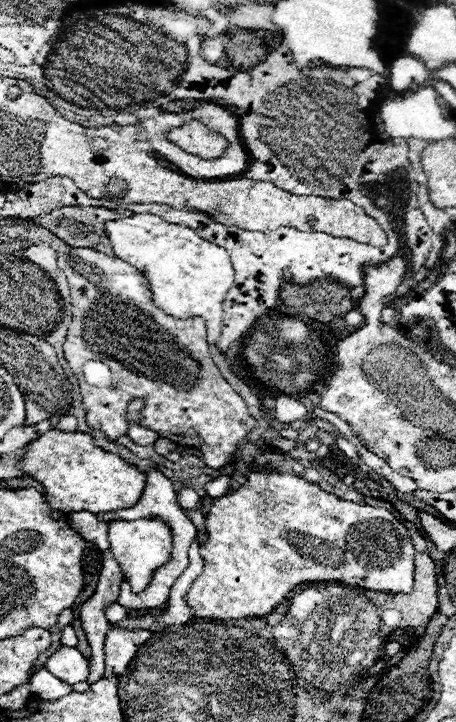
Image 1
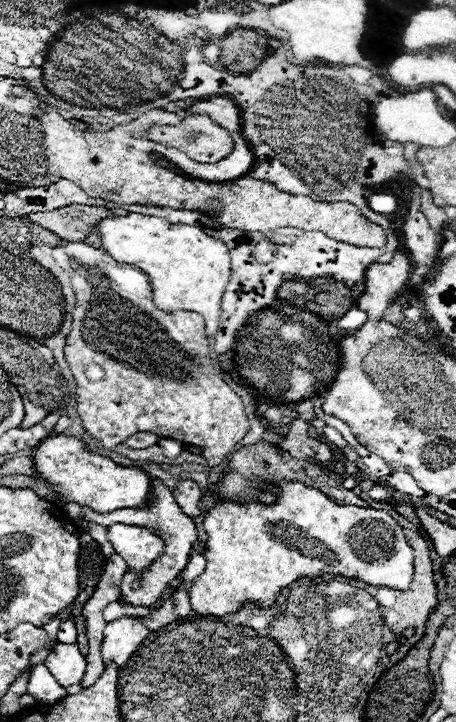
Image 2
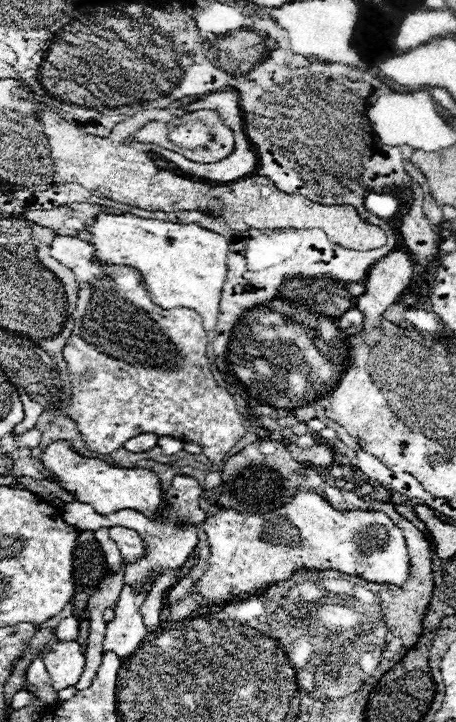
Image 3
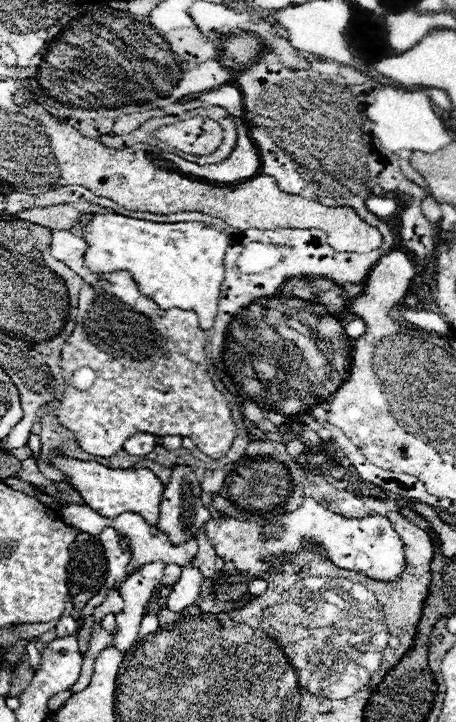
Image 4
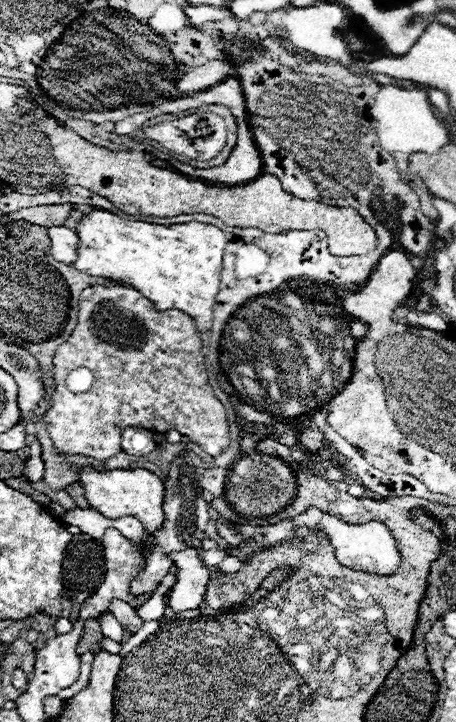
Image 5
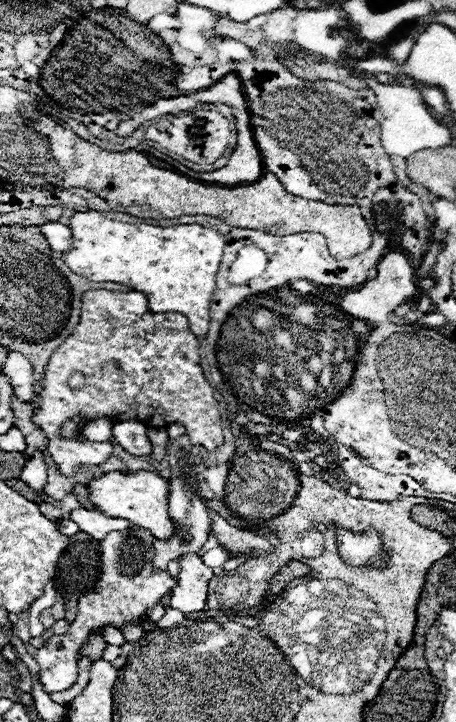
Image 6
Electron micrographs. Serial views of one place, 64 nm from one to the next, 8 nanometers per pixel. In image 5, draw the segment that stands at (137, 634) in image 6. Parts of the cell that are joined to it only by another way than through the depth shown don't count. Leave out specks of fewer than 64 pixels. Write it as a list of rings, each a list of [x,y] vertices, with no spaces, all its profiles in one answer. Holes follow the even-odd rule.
[[[114,600],[114,602],[110,604],[110,612],[116,617],[121,626],[127,629],[132,635],[142,626],[143,620],[131,606],[126,604],[126,602]]]

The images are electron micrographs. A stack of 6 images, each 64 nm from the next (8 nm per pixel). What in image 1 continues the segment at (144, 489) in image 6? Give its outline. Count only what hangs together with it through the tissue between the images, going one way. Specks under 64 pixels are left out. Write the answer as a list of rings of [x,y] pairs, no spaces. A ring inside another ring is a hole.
[[[46,432],[26,446],[26,454],[20,466],[28,476],[46,488],[46,500],[50,506],[64,514],[82,510],[102,514],[130,508],[140,500],[146,488],[144,472],[132,464],[126,464],[120,456],[96,448],[92,436],[82,432]]]

